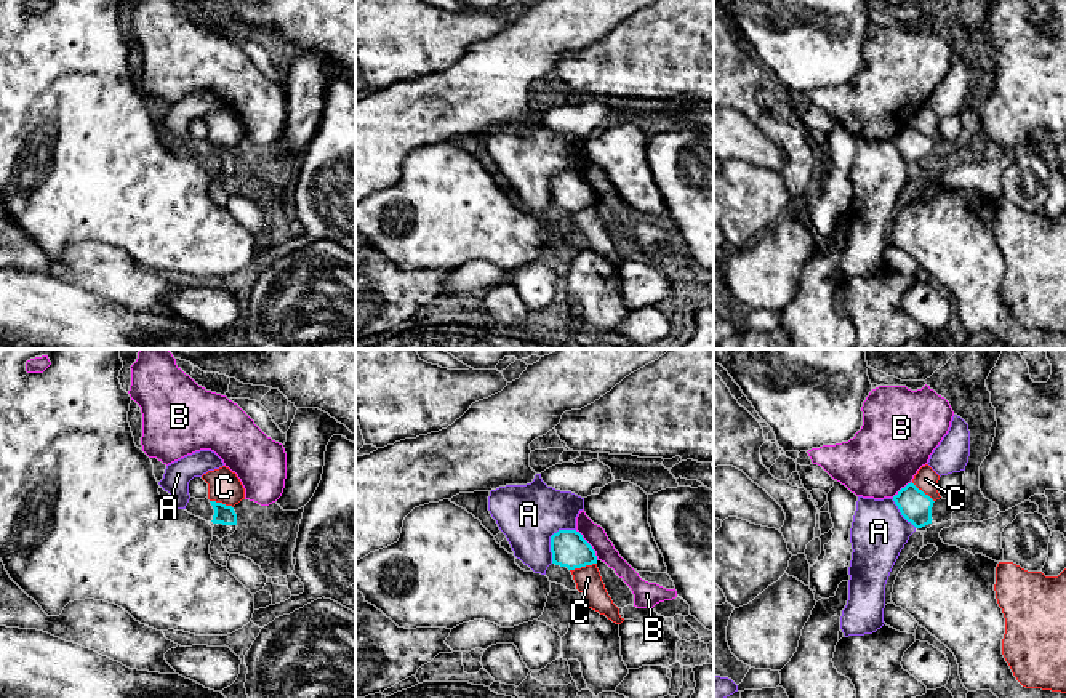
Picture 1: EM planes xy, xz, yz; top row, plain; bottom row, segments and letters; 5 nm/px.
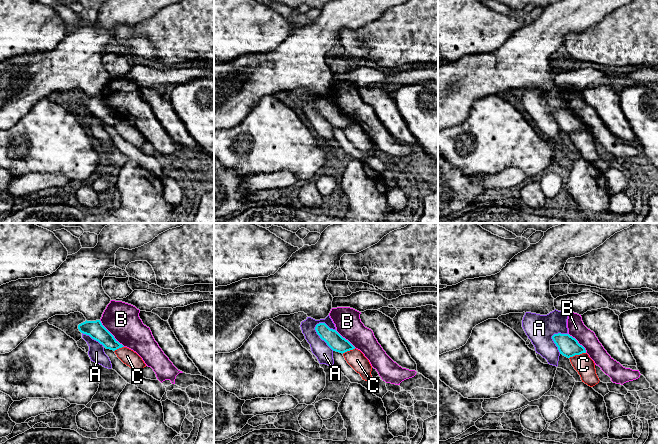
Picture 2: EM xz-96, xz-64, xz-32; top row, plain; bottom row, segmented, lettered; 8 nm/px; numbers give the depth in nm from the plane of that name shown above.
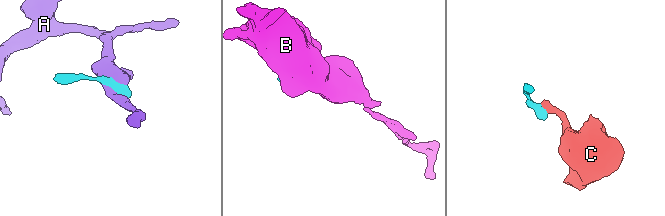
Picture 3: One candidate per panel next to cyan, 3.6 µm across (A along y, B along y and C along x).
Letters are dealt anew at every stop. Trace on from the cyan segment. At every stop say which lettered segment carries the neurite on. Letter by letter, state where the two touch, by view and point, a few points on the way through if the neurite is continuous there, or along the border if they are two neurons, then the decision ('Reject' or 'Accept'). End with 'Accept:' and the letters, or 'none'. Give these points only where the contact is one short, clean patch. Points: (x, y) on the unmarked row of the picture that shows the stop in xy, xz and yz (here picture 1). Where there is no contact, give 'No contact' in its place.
A: Touches cyan at xz (551, 180). Reject
B: Touches cyan at xz (589, 186). Reject
C: Touches cyan at xz (583, 207). Boundary: xz (596, 204), (570, 212). Reject
Accept: none

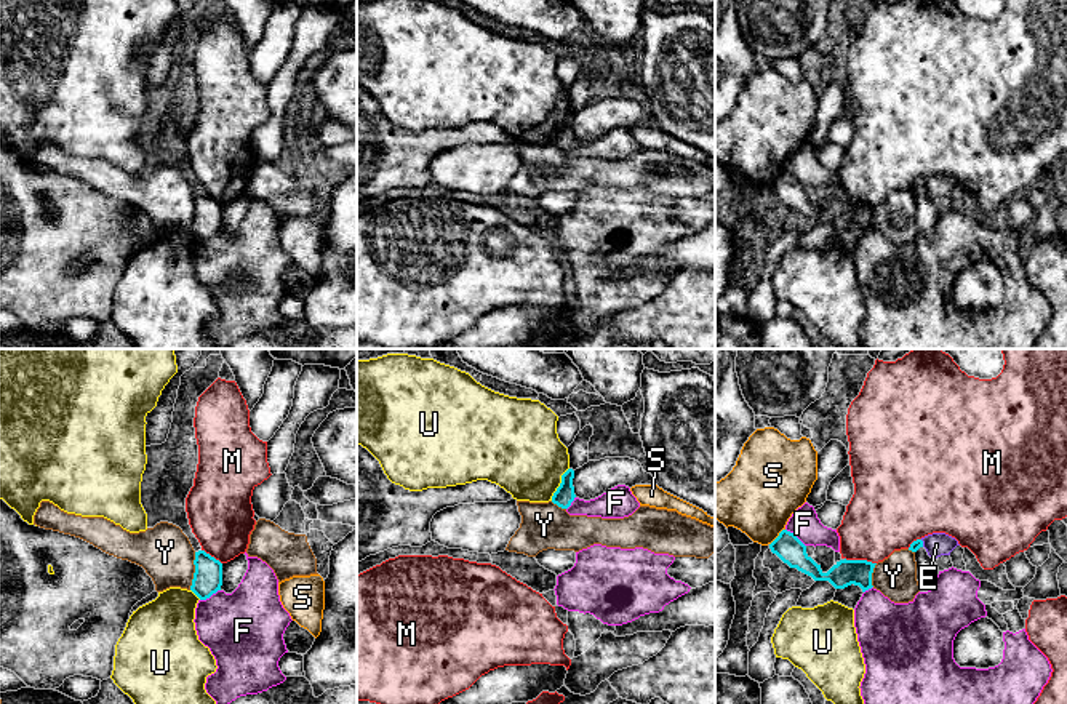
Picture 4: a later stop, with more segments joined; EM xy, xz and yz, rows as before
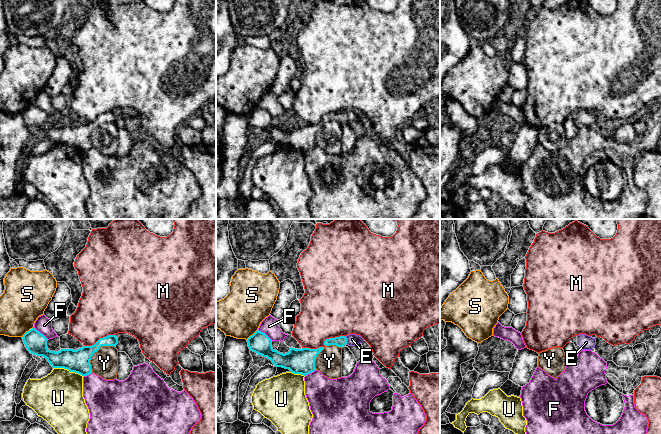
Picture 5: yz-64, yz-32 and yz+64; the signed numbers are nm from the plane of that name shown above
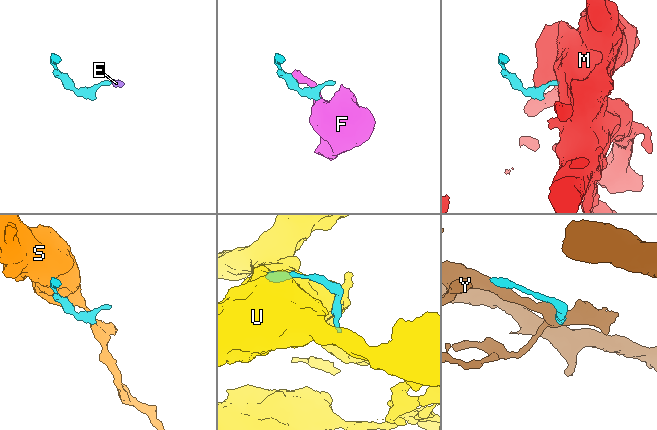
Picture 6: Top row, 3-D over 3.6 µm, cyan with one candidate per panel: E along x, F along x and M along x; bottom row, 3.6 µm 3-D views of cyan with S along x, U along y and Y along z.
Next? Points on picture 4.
E: Touches cyan at yz (922, 184). Path across: yz (919, 184), (922, 184), (936, 186). Accept
F: Touches cyan at xy (210, 237). Boundary: xy (219, 231), (200, 242). Reject
M: Touches cyan at yz (861, 202). Boundary: yz (845, 199), (875, 205). Reject
S: Touches cyan at yz (778, 178). Reject
U: Touches cyan at xz (560, 125). Boundary: xz (568, 109), (551, 141). Reject
Y: Touches cyan at xy (195, 213). Boundary: xy (195, 194), (194, 220), (189, 231). Reject
Accept: E

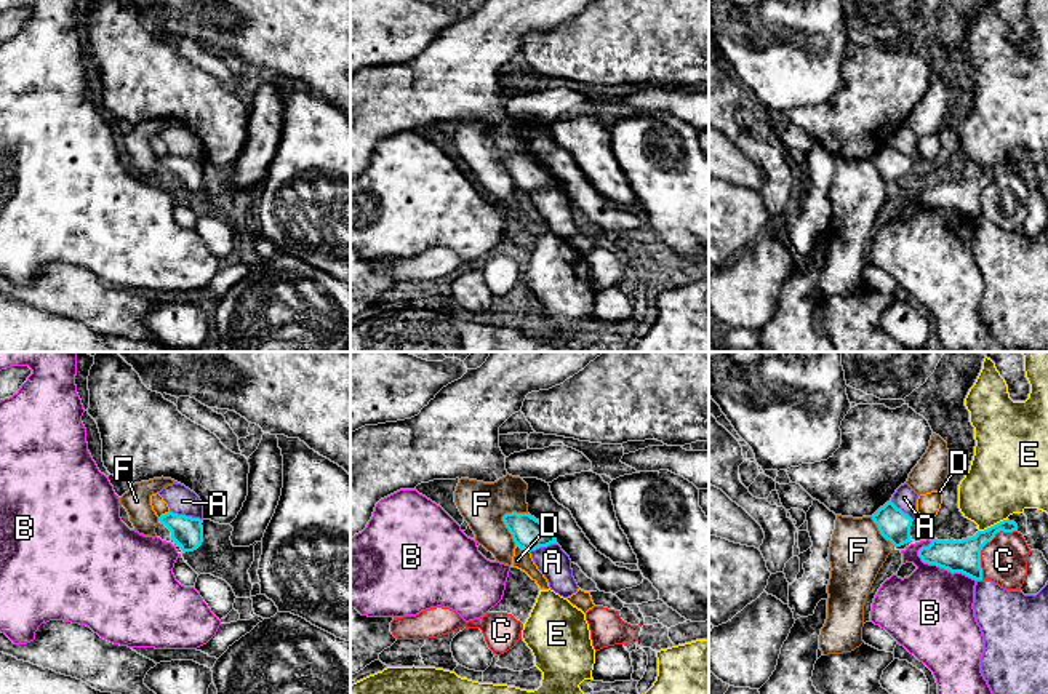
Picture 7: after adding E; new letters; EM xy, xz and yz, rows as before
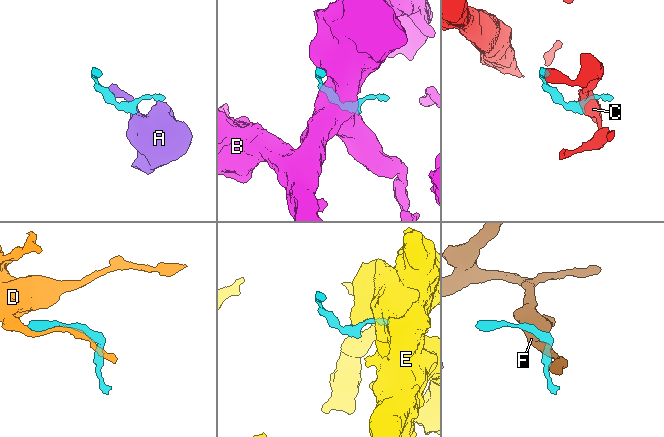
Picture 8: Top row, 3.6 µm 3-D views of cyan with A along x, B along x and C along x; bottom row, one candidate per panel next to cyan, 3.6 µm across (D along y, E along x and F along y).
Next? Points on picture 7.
A: Touches cyan at xy (184, 157). Boundary: xy (170, 152), (202, 162). Reject
B: Touches cyan at yz (944, 210). Boundary: yz (917, 192), (924, 203), (976, 223). Reject
C: Touches cyan at yz (983, 187). Boundary: yz (1016, 171), (999, 173), (983, 189), (981, 221). Reject
D: Touches cyan at xz (522, 189). Reject
E: Touches cyan at yz (994, 167). Boundary: yz (1007, 160), (980, 173). Reject
F: Touches cyan at xz (503, 160). Reject
Accept: none

